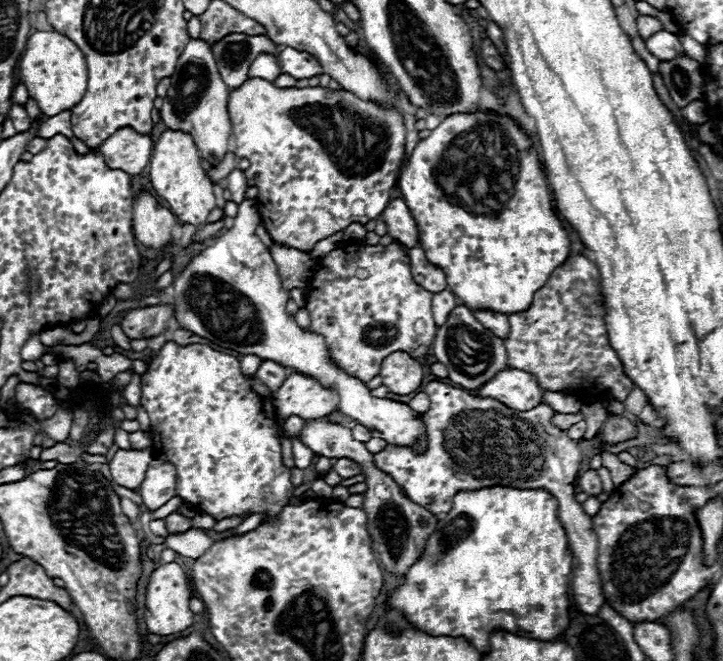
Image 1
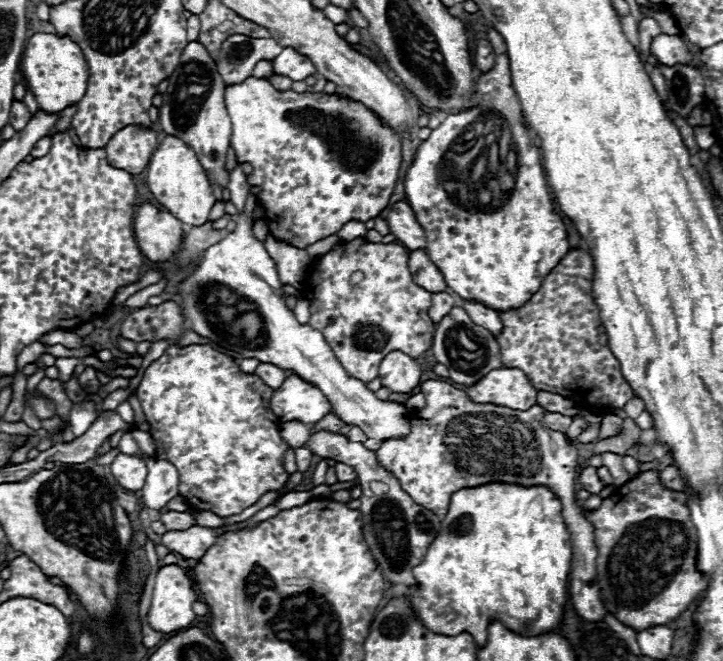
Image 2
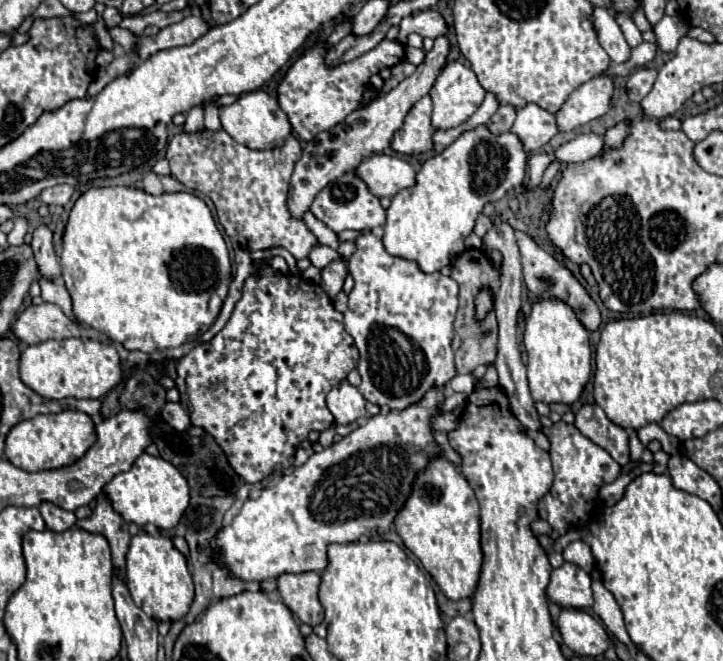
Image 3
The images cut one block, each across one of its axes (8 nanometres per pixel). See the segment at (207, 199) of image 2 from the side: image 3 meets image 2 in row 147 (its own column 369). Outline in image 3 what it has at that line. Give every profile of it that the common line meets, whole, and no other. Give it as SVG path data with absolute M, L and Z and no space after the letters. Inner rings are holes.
M374 154L362 160L356 174L378 198L396 196L400 190L416 184L416 170L406 160L388 154Z

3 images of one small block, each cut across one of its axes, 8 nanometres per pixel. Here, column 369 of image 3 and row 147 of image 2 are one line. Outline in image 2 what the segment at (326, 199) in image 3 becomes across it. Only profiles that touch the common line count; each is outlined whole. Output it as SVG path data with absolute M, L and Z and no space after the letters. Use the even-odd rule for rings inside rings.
M188 42L180 56L178 70L168 78L168 90L164 94L164 104L160 106L160 128L164 134L174 134L182 138L206 170L208 180L212 186L226 188L230 174L226 170L226 150L230 148L232 124L230 116L224 106L224 80L216 70L214 60L210 58L208 50L200 42Z

